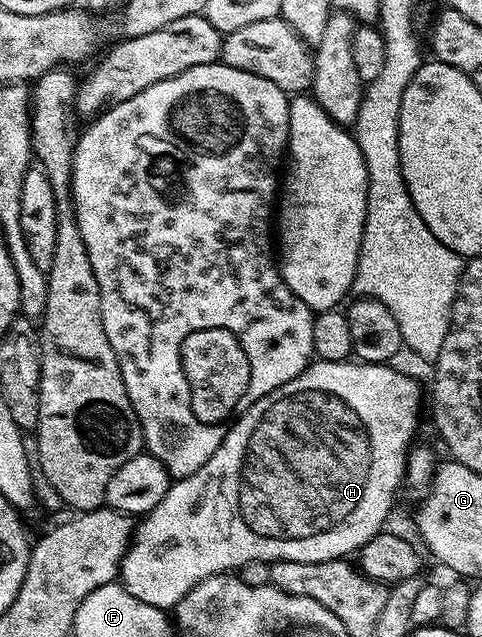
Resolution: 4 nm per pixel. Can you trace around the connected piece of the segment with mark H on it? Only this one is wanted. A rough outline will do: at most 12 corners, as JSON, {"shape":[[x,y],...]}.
{"shape":[[316,359],[142,517],[171,610],[358,553],[419,424],[391,364]]}

